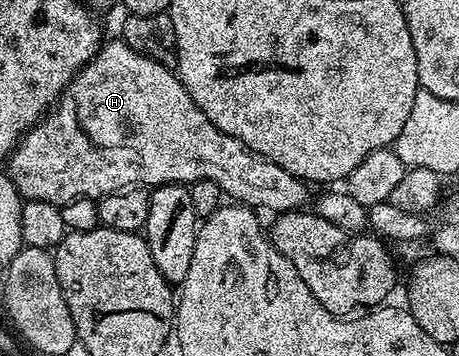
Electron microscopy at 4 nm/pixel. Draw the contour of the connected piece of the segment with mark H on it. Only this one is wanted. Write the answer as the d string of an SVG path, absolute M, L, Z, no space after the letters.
M115 38L101 43L91 62L81 68L66 89L66 100L72 103L72 116L78 127L84 131L84 136L96 148L102 151L120 153L116 161L92 160L88 164L88 172L92 176L104 176L113 172L116 176L124 176L123 183L128 186L159 186L161 184L191 185L194 180L209 180L218 182L224 191L225 197L239 202L244 206L251 206L260 210L260 207L269 208L272 214L295 212L303 209L308 200L309 185L299 180L294 174L282 170L265 156L252 152L242 142L233 136L225 136L198 110L190 94L182 86L180 77L169 65L159 64L138 54L125 44L123 39Z

